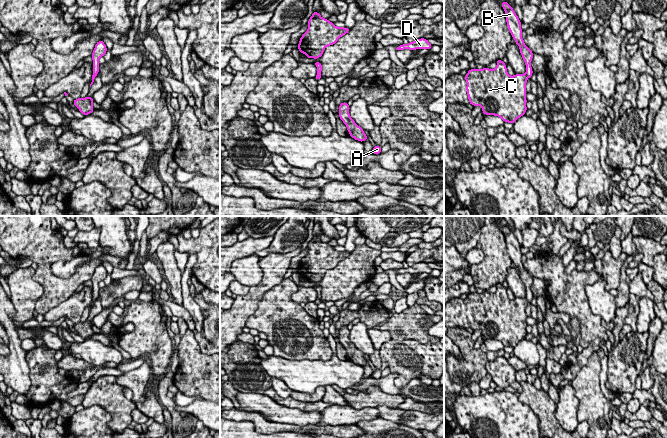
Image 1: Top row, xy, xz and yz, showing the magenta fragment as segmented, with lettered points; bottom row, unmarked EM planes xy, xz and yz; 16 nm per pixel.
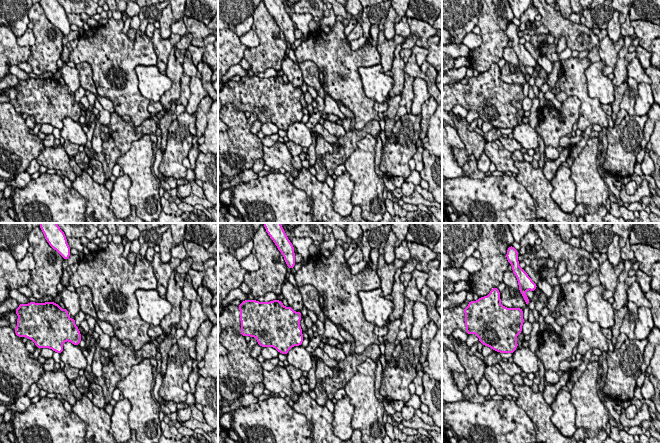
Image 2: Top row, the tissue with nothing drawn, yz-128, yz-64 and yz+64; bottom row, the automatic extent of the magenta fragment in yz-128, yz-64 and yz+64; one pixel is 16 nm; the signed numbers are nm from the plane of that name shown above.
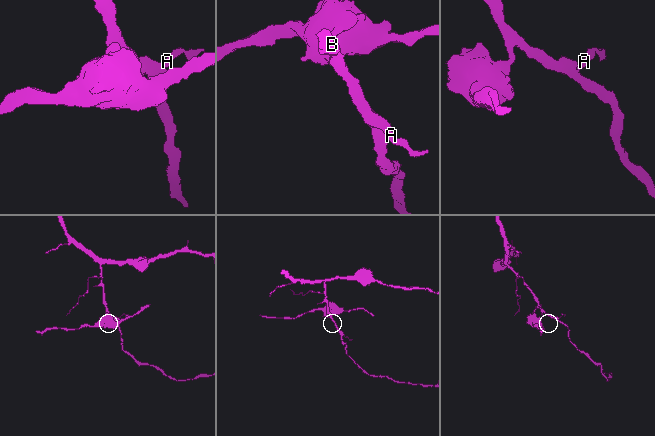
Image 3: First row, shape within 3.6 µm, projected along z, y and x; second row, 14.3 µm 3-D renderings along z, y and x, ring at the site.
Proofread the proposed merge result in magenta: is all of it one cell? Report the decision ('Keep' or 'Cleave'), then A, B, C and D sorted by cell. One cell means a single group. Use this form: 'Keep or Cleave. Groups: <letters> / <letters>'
Cleave. Groups: A B / C D

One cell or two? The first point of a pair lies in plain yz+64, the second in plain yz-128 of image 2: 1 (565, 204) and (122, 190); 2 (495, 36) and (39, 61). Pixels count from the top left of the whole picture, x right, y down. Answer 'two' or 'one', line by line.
1: one
2: one

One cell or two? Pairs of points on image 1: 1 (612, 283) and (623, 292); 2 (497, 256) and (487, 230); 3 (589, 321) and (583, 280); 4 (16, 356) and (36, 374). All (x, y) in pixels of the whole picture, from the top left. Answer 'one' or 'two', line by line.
1: two
2: one
3: one
4: two

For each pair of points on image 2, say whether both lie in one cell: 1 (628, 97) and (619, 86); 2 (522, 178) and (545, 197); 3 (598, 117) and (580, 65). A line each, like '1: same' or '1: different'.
1: different
2: same
3: same

